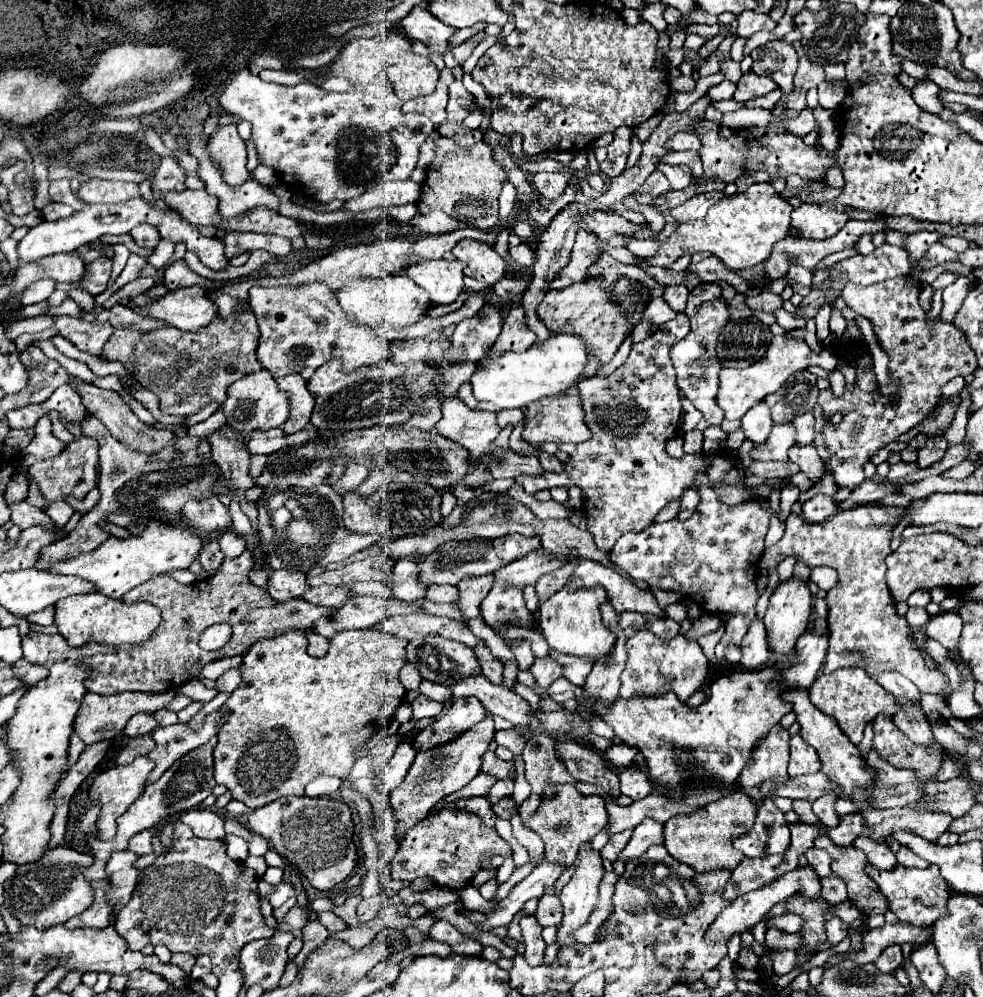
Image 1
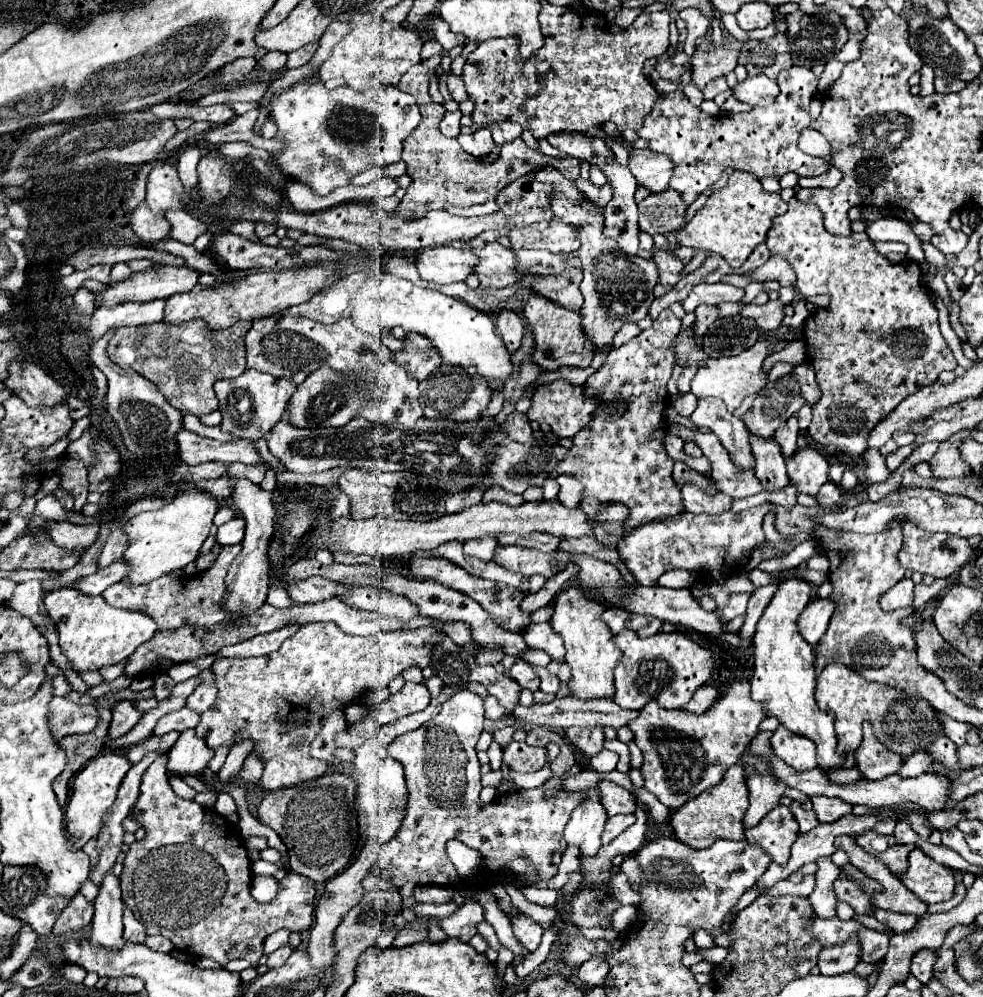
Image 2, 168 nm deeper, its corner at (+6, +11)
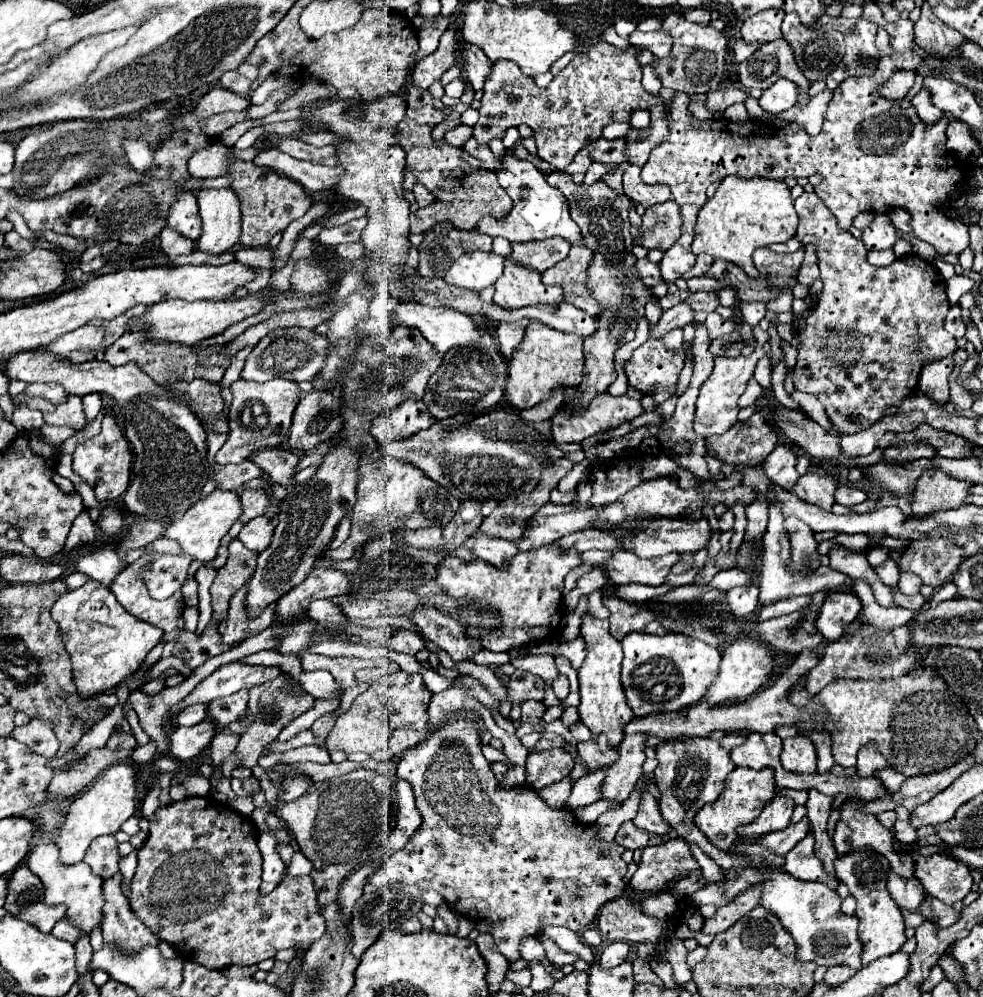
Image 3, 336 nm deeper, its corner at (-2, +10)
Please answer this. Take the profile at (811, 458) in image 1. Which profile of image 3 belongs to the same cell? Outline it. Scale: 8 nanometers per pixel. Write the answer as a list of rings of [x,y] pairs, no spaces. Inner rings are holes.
[[[816,472],[800,476],[798,482],[792,486],[792,492],[800,500],[816,504],[822,510],[830,510],[832,508],[832,504],[834,504],[834,490],[836,490],[834,478],[828,476],[828,474],[820,476]]]

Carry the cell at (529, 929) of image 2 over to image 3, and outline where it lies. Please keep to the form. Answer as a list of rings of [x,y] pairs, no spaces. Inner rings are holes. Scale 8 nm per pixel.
[[[538,934],[536,938],[542,942],[542,946],[544,946],[544,950],[546,950],[546,956],[548,956],[548,960],[550,960],[550,964],[564,966],[564,964],[574,964],[574,962],[578,960],[578,956],[564,952],[564,950],[562,950],[562,948],[560,948],[560,946],[558,946],[554,940],[550,940],[548,936]]]

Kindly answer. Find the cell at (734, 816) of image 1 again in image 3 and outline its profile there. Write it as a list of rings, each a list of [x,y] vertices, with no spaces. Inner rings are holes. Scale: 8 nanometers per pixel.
[[[736,768],[728,776],[728,784],[724,792],[718,796],[716,802],[706,804],[698,810],[694,824],[700,828],[700,832],[718,848],[728,850],[736,840],[736,828],[750,824],[764,808],[764,804],[774,796],[776,784],[774,784],[774,772],[764,770],[752,770],[752,768]]]

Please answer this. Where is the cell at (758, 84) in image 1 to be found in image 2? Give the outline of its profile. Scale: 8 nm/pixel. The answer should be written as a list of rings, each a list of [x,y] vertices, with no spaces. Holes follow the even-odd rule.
[[[766,75],[748,77],[744,83],[738,83],[738,87],[734,89],[734,97],[738,97],[740,101],[752,107],[764,107],[772,103],[776,95],[778,95],[778,83],[768,79]]]

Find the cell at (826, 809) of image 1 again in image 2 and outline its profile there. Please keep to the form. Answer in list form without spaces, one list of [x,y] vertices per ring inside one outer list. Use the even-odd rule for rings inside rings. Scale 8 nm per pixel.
[[[812,797],[812,805],[814,805],[814,813],[816,813],[818,821],[822,821],[822,823],[834,823],[836,819],[852,813],[850,803],[844,803],[840,799],[832,799],[832,797]]]

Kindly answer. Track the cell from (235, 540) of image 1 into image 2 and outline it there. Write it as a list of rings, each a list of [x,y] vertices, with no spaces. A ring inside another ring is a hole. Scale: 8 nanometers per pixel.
[[[236,517],[228,523],[224,523],[222,527],[218,527],[216,541],[220,545],[238,545],[238,543],[242,543],[242,537],[244,537],[244,519]]]

